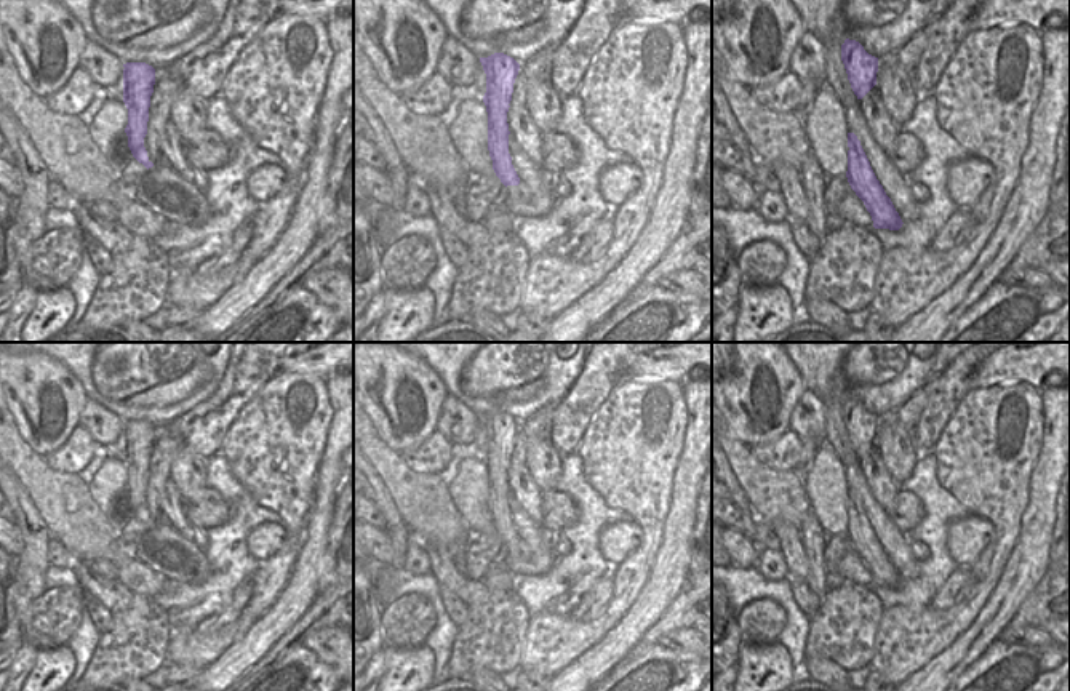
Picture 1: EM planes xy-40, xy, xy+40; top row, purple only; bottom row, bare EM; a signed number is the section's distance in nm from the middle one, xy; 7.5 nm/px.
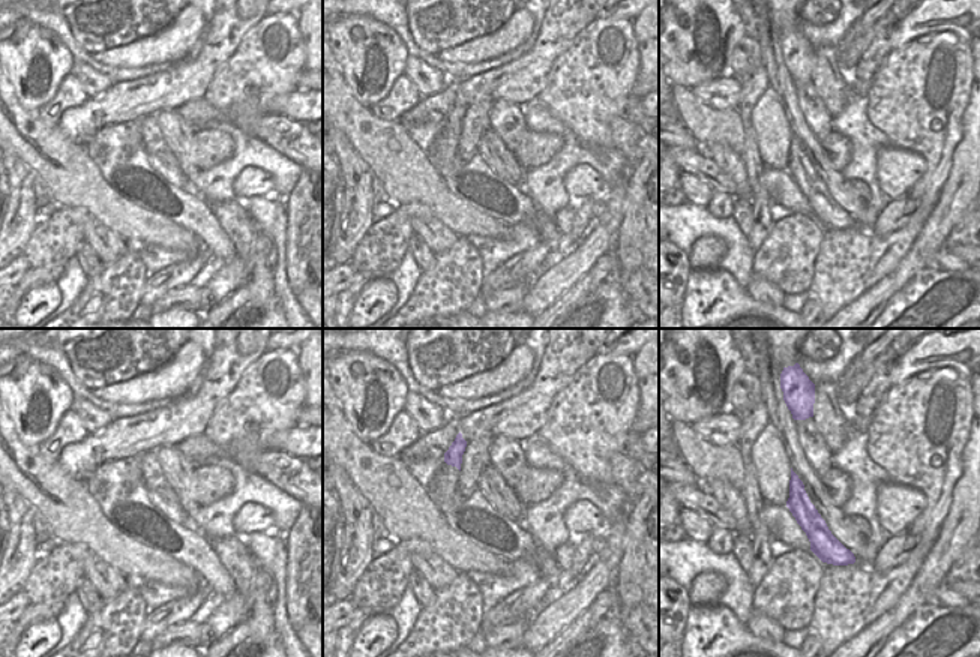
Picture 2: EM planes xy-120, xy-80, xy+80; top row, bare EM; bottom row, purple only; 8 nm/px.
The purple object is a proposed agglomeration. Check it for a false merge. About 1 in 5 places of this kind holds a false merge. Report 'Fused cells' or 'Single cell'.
Single cell

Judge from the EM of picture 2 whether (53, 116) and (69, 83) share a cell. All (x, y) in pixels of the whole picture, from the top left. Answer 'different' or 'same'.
same

